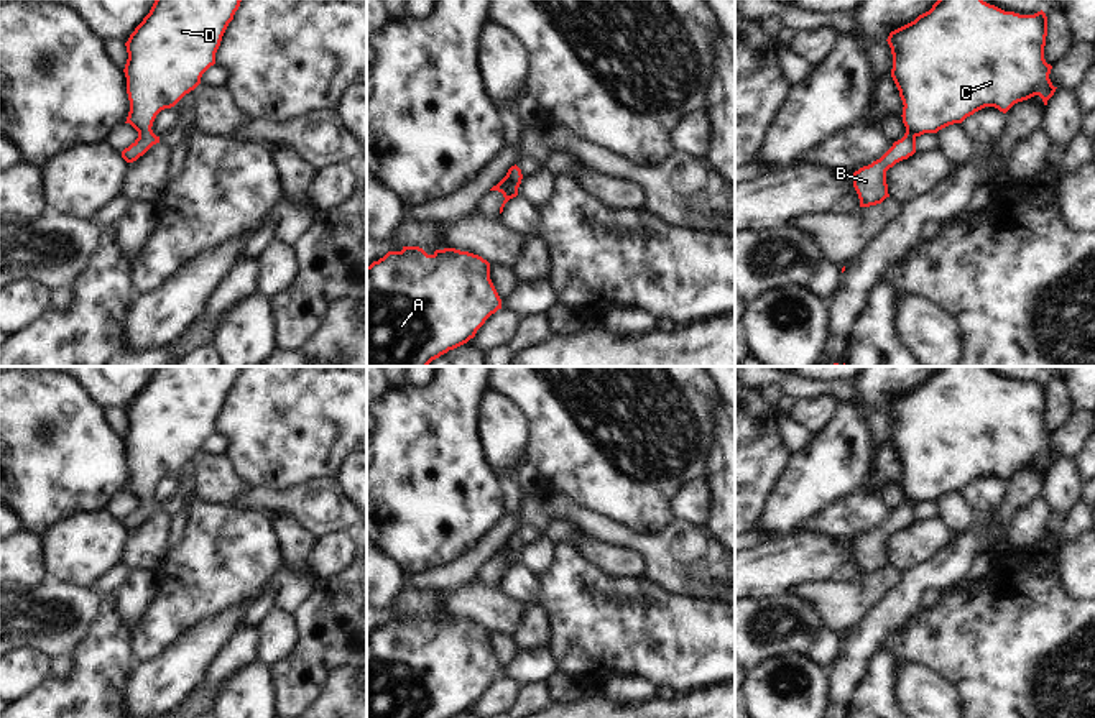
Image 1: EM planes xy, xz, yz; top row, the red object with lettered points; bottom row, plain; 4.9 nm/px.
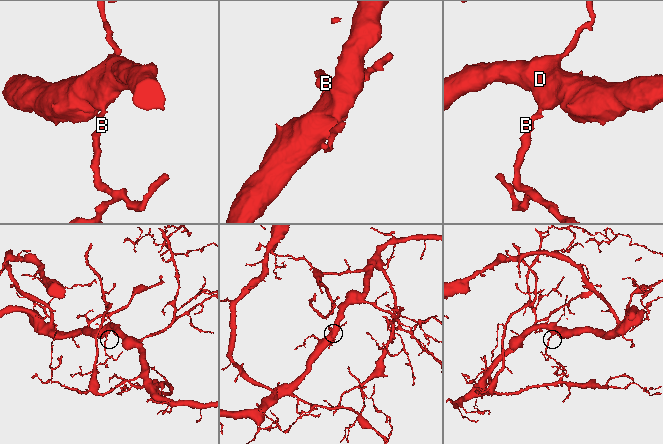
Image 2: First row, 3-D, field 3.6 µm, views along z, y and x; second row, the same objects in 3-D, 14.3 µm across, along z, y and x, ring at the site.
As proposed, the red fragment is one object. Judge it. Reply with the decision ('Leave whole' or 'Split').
Leave whole

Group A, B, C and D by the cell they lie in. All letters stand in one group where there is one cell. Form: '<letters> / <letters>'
A B C D

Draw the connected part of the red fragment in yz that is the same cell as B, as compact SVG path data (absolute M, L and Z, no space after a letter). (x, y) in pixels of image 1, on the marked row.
M937 0L929 12L891 31L886 39L893 54L891 77L904 105L901 117L906 133L880 159L853 173L853 187L858 194L860 207L876 205L889 197L886 171L916 153L917 136L962 123L985 107L995 107L1006 113L1014 104L1034 95L1039 95L1047 105L1057 87L1049 79L1052 66L1044 59L1046 36L1047 16L1042 10L1034 15L1019 15L983 0Z

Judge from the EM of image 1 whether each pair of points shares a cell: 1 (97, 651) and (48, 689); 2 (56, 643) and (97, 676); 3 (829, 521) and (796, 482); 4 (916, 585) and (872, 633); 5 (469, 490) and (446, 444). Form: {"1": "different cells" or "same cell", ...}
{"1": "same cell", "2": "different cells", "3": "different cells", "4": "same cell", "5": "same cell"}

